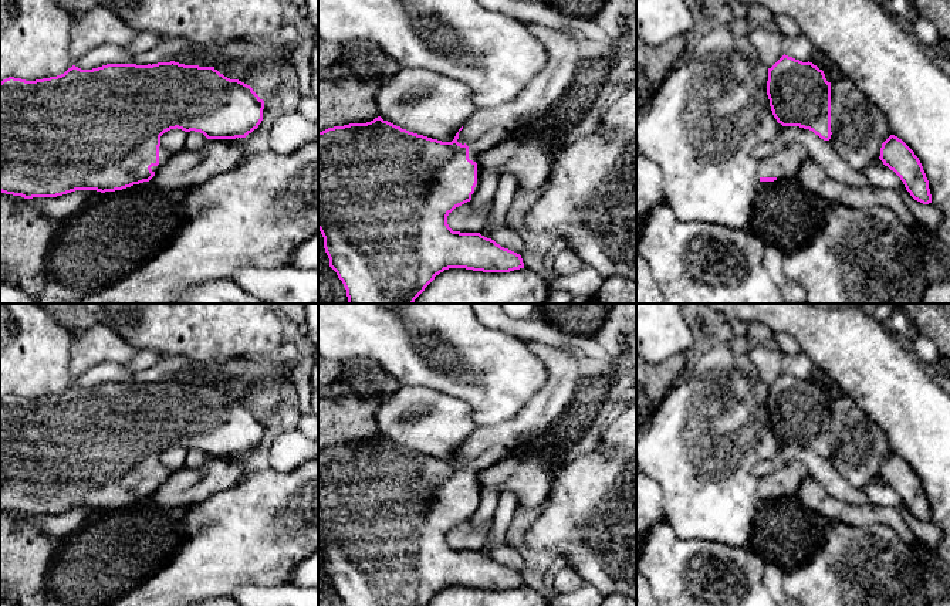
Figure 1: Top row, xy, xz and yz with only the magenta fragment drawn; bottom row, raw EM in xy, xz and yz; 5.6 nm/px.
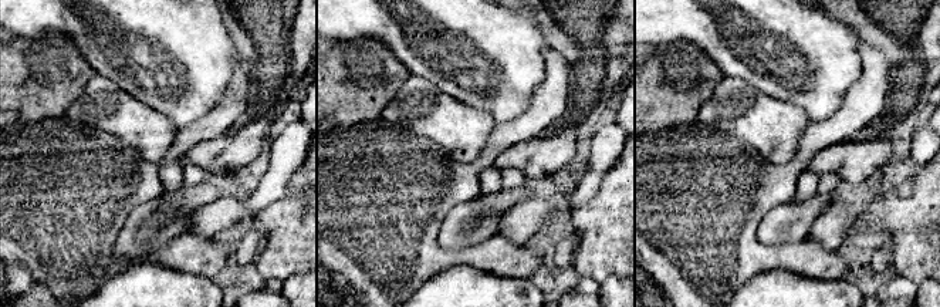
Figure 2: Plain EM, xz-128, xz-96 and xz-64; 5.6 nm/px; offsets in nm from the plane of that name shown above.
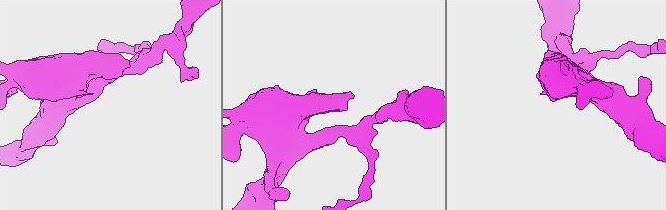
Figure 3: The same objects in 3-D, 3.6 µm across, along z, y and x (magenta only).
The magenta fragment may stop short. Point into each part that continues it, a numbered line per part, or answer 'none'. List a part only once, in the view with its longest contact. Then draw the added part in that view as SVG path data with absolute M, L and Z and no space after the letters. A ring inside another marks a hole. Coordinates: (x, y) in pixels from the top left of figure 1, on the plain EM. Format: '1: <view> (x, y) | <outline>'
1: xz (489, 444) | M527 341L527 345L530 351L545 363L548 369L548 382L530 399L515 419L496 426L479 426L459 450L457 460L469 464L469 477L476 481L483 470L510 457L518 446L541 436L557 419L559 419L569 406L582 380L575 355L565 348L545 345L540 341Z

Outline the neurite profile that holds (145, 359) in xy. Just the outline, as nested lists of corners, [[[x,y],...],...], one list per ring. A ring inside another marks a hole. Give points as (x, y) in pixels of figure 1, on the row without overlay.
[[[139,351],[139,353],[133,359],[122,366],[132,372],[145,372],[162,359],[162,355],[156,351]]]

